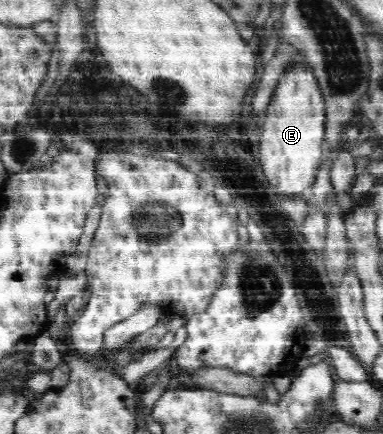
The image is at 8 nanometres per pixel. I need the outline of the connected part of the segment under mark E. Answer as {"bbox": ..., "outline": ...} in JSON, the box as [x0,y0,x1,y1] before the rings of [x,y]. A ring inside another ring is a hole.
{"bbox":[259,68,326,200],"outline":[[[295,68],[287,74],[273,94],[269,110],[265,111],[265,124],[260,134],[259,166],[271,188],[283,200],[304,199],[317,182],[317,173],[323,162],[321,142],[326,136],[326,110],[324,96],[312,73]]]}

